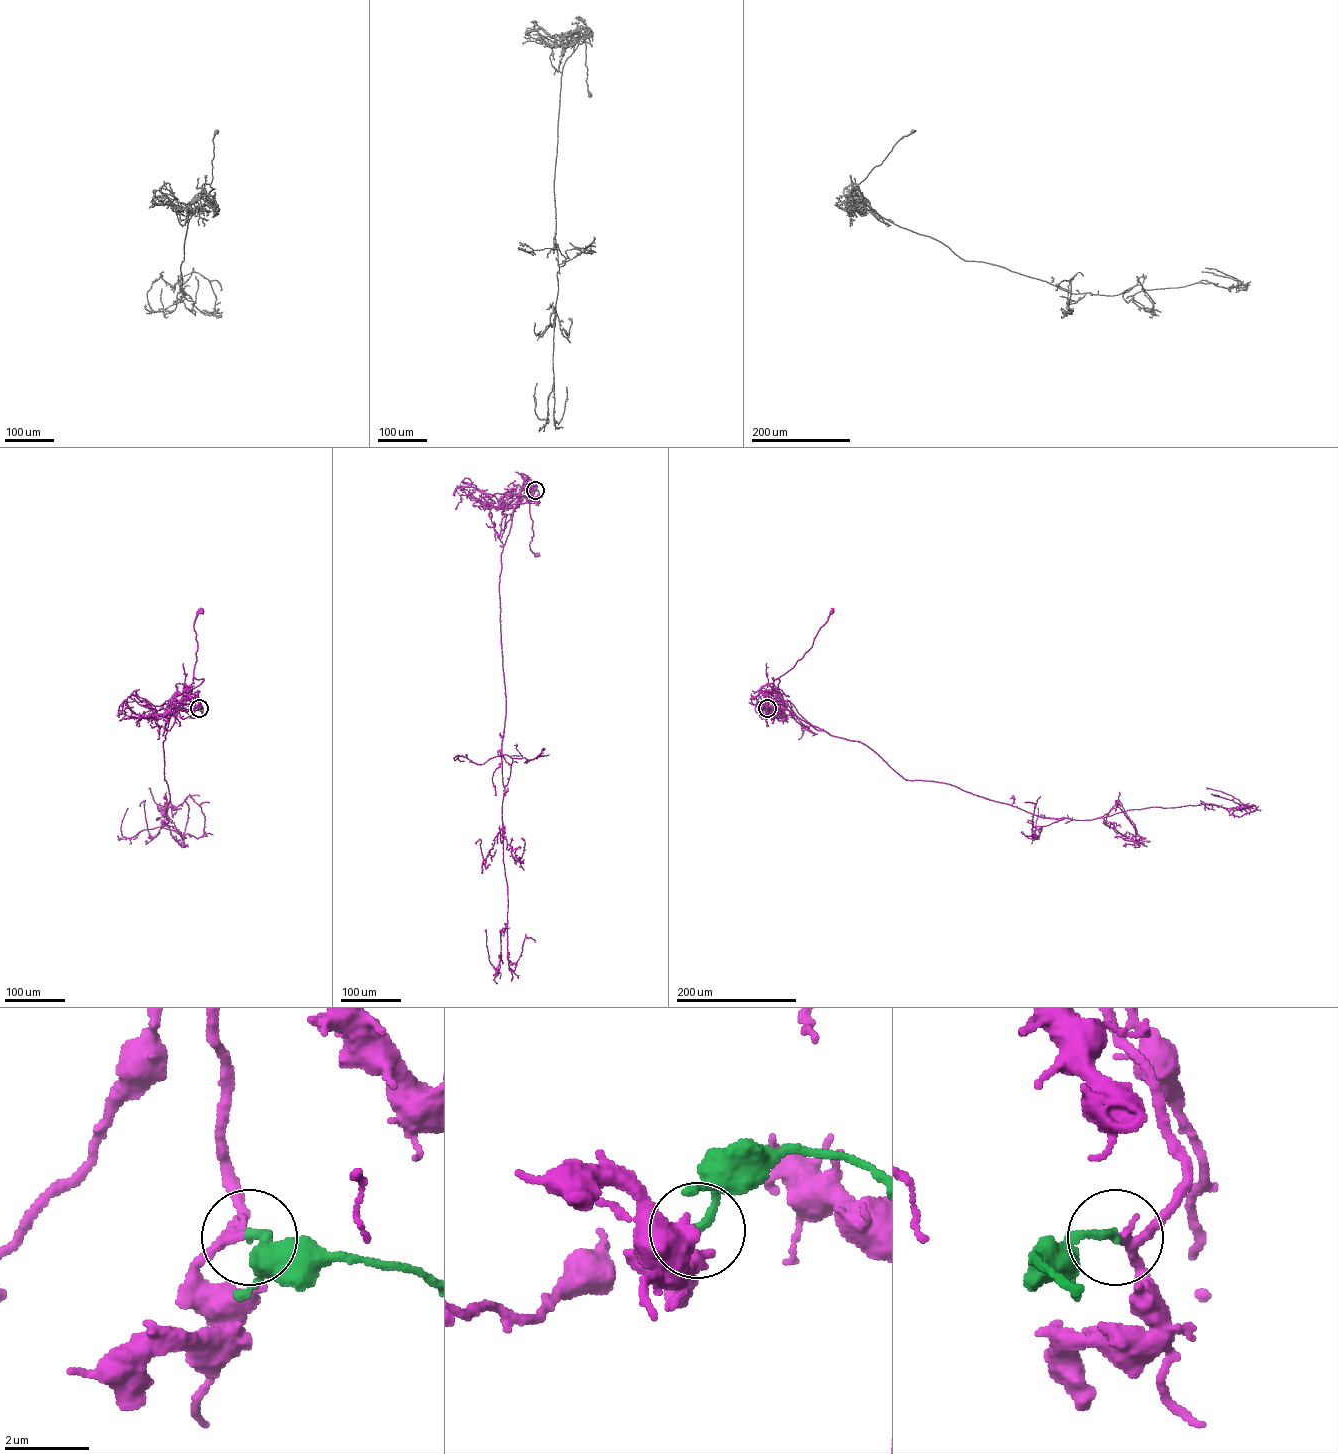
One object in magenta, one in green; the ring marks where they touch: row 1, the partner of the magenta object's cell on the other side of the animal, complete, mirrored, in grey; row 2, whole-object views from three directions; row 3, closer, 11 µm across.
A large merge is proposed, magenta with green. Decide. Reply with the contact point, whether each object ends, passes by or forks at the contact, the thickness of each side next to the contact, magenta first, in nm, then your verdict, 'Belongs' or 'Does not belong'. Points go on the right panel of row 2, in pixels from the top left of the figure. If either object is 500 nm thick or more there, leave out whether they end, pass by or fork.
Place: (767, 708). At the ring magenta passes by. At the ring green ends. Thickness 200 nm (magenta) against 200 nm. Belongs

